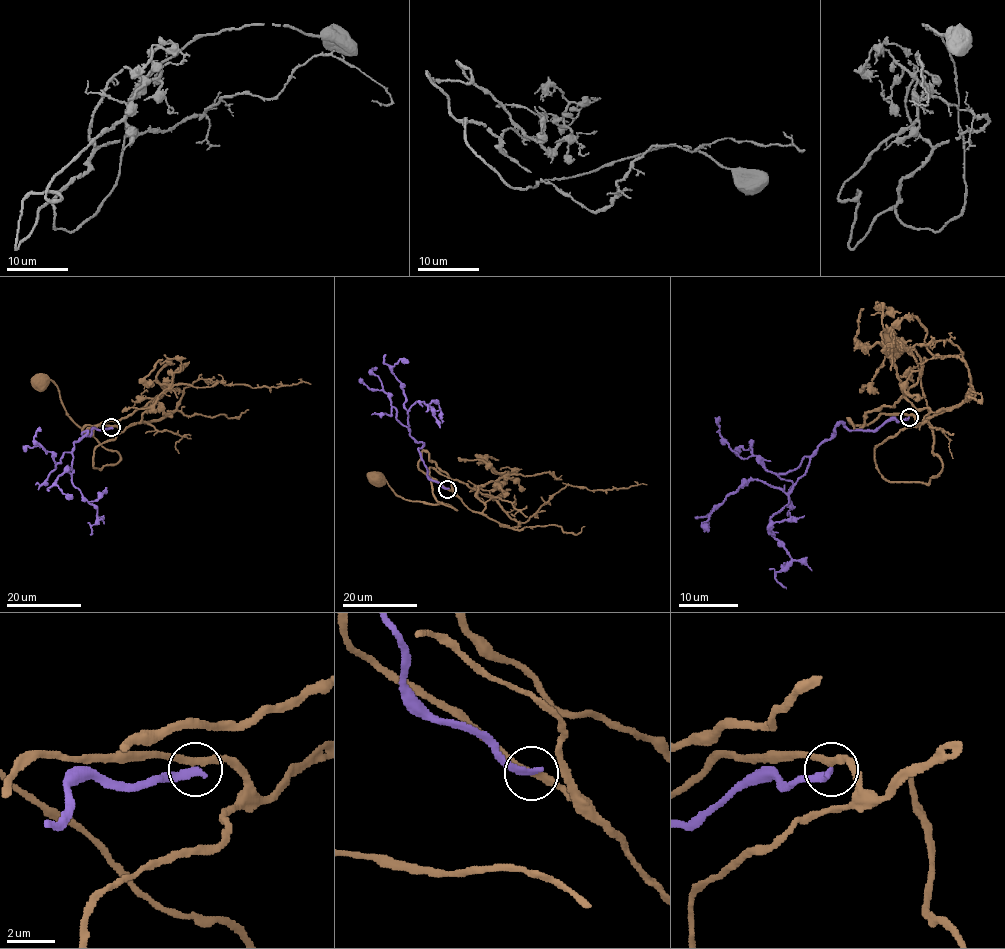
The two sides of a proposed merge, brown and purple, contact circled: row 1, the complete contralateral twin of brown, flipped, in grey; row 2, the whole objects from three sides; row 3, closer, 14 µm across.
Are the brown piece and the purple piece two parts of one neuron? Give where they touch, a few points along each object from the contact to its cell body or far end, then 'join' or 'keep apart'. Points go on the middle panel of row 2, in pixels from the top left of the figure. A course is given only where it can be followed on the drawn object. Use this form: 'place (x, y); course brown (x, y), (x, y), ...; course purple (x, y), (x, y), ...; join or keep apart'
place (447, 489); course brown (447, 488), (454, 493), (451, 481), (430, 467), (433, 495), (456, 509), (407, 500), (376, 479); course purple (447, 489), (430, 479), (419, 451), (422, 444), (410, 435), (403, 385), (391, 370), (399, 360), (408, 363); keep apart

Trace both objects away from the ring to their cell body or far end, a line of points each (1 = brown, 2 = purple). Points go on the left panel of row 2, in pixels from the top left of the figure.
1: (111, 427), (118, 431), (94, 450), (94, 467), (116, 463), (120, 455), (71, 419), (50, 379), (40, 381)
2: (111, 427), (85, 431), (74, 443), (71, 475), (68, 466), (55, 481), (72, 498)

